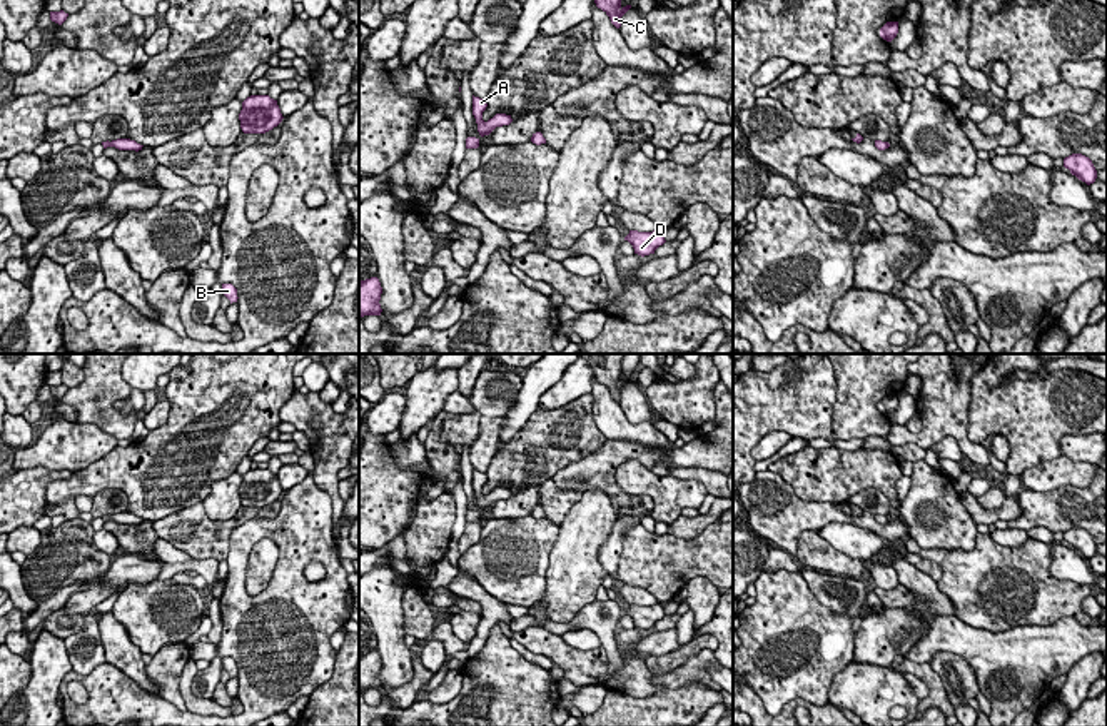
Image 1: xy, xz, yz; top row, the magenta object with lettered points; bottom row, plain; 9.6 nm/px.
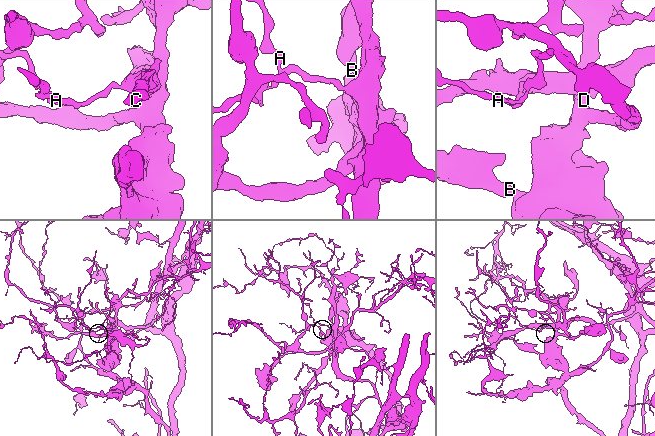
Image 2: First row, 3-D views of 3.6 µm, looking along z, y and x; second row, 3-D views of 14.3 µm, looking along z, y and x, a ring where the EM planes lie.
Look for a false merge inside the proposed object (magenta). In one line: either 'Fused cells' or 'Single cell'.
Fused cells

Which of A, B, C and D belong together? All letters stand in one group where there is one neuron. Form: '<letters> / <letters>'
A B D / C

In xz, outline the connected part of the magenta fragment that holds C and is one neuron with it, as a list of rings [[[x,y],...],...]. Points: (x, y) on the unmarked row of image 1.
[[[579,354],[579,357],[589,364],[596,381],[609,391],[616,402],[619,402],[621,391],[631,382],[631,379],[621,379],[624,354]]]

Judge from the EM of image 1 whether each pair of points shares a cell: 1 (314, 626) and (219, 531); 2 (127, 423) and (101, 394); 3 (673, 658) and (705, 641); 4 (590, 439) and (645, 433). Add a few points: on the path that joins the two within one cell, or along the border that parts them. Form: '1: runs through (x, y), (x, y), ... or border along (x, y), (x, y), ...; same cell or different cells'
1: border along (261, 518), (232, 531), (224, 559); different cells
2: runs through (119, 421), (101, 403); same cell
3: runs through (682, 656), (697, 645); same cell
4: border along (591, 401), (595, 426), (606, 438); different cells

